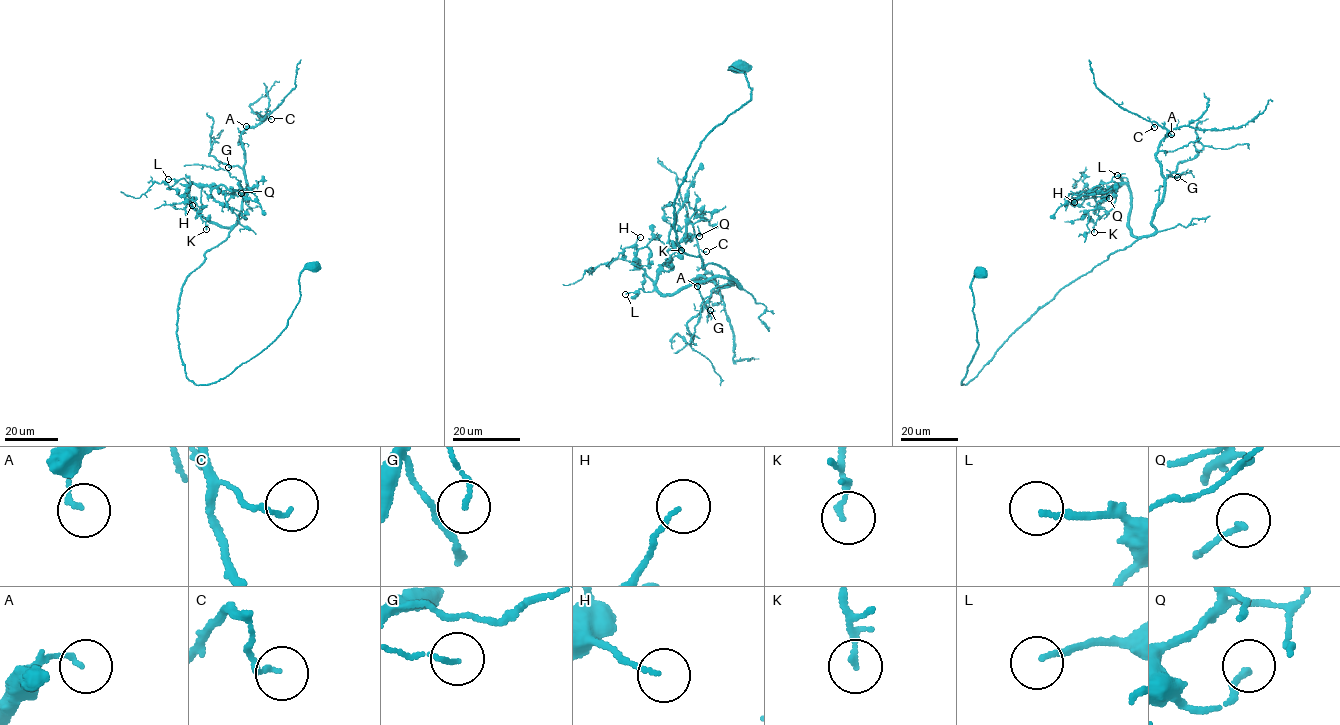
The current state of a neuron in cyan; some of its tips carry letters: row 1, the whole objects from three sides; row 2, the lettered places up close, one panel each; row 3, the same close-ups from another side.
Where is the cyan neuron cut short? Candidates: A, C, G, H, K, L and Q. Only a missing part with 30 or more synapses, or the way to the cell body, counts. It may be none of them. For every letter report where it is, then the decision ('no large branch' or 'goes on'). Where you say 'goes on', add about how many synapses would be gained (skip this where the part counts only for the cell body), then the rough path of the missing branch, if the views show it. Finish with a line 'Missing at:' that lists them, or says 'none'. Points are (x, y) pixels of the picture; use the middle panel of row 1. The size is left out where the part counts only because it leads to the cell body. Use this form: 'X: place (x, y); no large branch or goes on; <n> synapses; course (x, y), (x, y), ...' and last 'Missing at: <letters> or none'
A: place (697, 286); no large branch
C: place (706, 251); no large branch
G: place (710, 310); no large branch
H: place (640, 237); no large branch
K: place (681, 250); no large branch
L: place (625, 294); goes on; 40 synapses; course (625, 294), (613, 296), (594, 309), (591, 297), (583, 292)
Q: place (699, 236); no large branch
Missing at: L

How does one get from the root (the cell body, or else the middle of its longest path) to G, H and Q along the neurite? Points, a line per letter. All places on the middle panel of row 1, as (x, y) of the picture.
G: (739, 69), (751, 98), (707, 134), (673, 205), (683, 252), (740, 287), (710, 310)
H: (739, 69), (751, 98), (707, 134), (672, 212), (683, 252), (730, 277), (660, 294), (640, 237)
Q: (739, 69), (751, 98), (707, 134), (672, 212), (683, 252), (730, 277), (660, 294), (667, 251), (699, 236)

